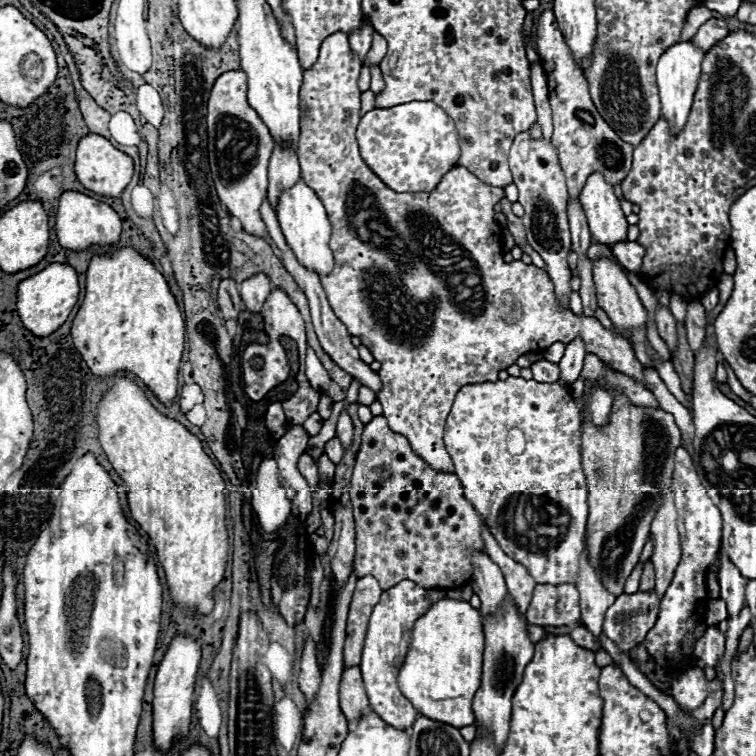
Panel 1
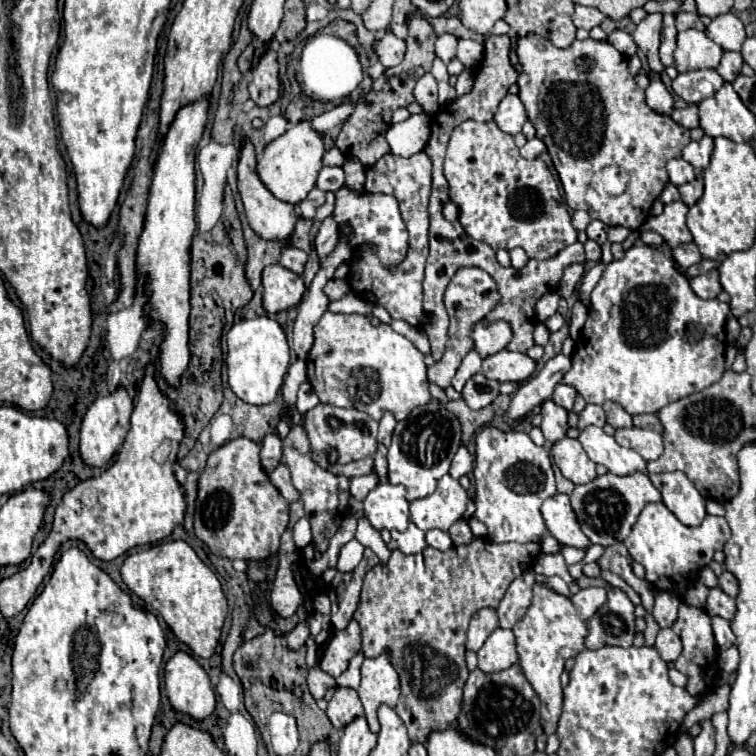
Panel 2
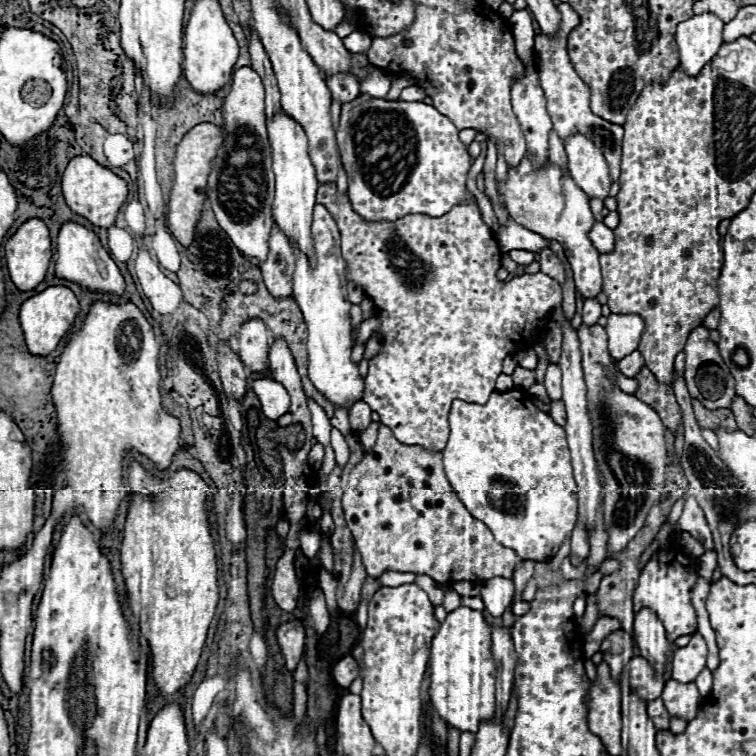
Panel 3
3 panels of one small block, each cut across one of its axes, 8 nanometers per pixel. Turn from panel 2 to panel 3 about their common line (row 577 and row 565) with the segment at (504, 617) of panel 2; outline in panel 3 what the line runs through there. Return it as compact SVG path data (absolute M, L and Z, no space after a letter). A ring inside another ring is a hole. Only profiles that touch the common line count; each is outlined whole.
M524 560L516 570L514 570L514 576L512 576L512 582L516 586L516 596L513 597L512 604L509 606L509 610L512 609L512 606L516 600L520 600L520 594L526 586L526 582L534 576L534 562L530 560Z

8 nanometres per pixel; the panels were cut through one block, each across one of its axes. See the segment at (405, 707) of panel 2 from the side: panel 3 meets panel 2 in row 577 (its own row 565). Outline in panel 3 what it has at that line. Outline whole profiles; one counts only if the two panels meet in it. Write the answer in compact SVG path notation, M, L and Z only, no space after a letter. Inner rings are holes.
M378 428L378 440L372 452L350 472L348 486L342 492L342 506L348 528L354 534L356 548L362 554L368 576L378 578L382 572L414 572L428 574L438 584L446 582L482 582L490 578L512 578L514 568L522 559L510 548L498 544L492 532L472 518L472 514L456 498L442 468L442 454L422 446L406 446L394 438L390 428Z

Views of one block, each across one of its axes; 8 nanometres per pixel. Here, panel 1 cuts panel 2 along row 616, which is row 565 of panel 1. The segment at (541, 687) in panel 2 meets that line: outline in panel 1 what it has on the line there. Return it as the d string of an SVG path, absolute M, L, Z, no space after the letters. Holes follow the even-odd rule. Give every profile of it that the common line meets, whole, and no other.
M512 376L508 380L462 386L462 390L456 394L454 406L452 406L448 420L446 420L444 442L446 442L446 448L452 456L452 462L456 466L454 474L460 480L468 502L480 512L486 526L490 528L490 532L498 540L500 548L510 558L514 558L516 562L526 566L526 570L530 572L530 576L538 584L576 584L576 580L578 580L580 556L584 550L584 530L586 530L586 518L588 518L588 502L586 502L588 490L586 490L586 476L582 472L582 454L580 454L580 422L582 422L580 408L578 408L576 400L572 398L568 388L560 386L558 382L542 384L536 380L524 380L524 378L512 378Z

